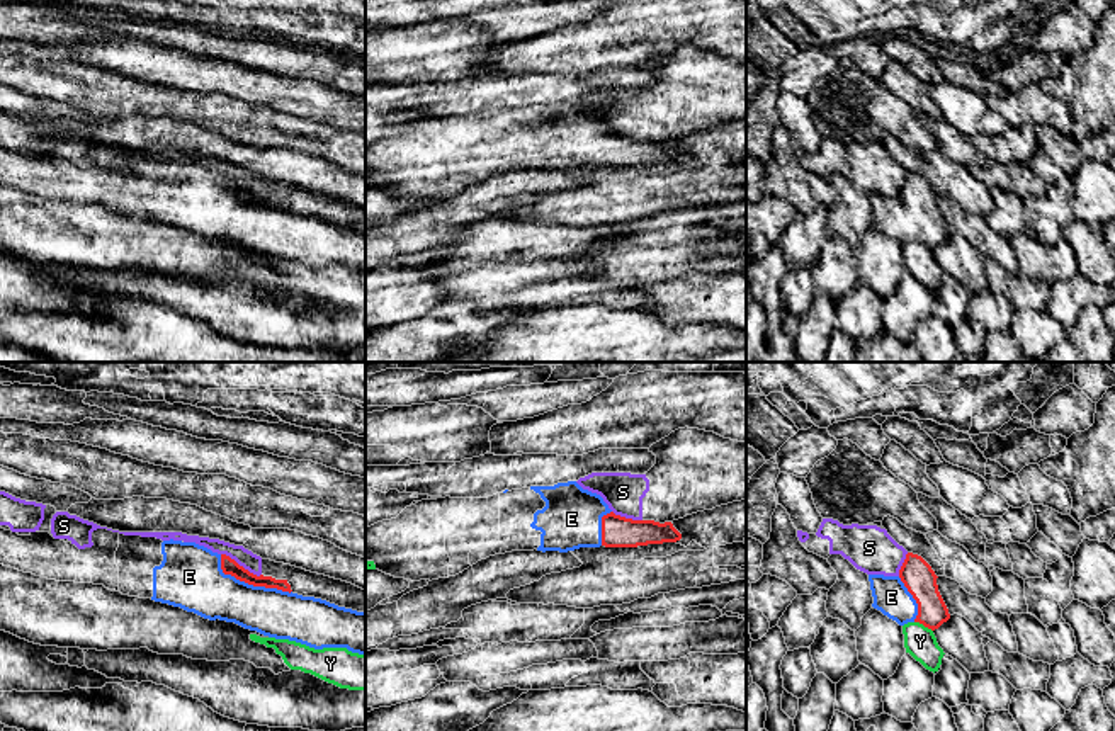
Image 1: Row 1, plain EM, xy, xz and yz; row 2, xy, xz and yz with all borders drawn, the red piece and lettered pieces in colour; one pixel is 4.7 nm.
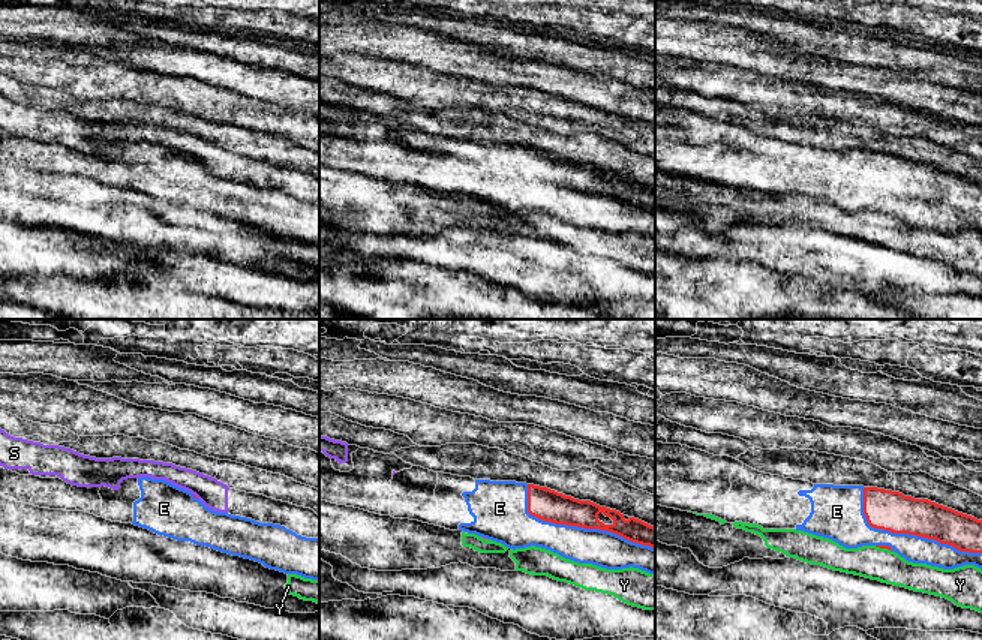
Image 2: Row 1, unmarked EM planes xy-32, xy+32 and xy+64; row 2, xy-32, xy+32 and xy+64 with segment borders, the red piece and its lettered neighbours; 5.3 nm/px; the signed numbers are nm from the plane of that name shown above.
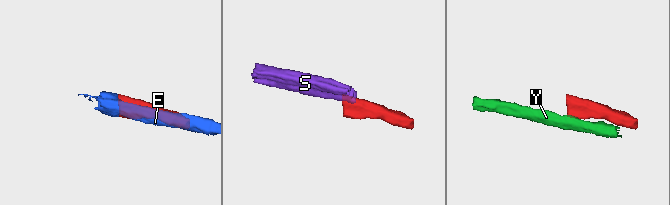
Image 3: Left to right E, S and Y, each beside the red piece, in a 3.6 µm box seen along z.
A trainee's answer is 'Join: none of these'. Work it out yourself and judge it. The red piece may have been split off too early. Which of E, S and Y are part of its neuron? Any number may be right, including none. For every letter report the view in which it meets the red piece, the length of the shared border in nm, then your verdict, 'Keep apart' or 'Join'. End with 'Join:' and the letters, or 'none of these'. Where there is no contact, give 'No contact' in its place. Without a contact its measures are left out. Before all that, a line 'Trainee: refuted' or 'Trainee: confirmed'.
Trainee: refuted
E: Touches red in xy. Shared border 380 nm. Join
S: Touches red in xy. Shared border 220 nm. Keep apart
Y: Touches red in yz. Shared border 100 nm. Keep apart
Join: E

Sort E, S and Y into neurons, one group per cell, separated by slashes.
E / S / Y

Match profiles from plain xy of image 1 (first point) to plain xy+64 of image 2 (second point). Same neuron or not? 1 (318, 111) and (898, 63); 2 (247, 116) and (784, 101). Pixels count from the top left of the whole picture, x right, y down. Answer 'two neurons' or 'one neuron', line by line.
1: two neurons
2: one neuron

